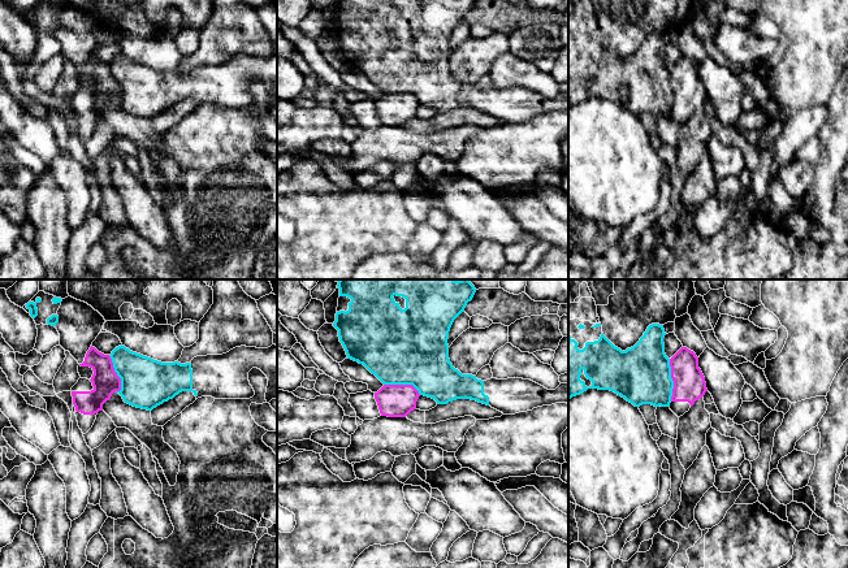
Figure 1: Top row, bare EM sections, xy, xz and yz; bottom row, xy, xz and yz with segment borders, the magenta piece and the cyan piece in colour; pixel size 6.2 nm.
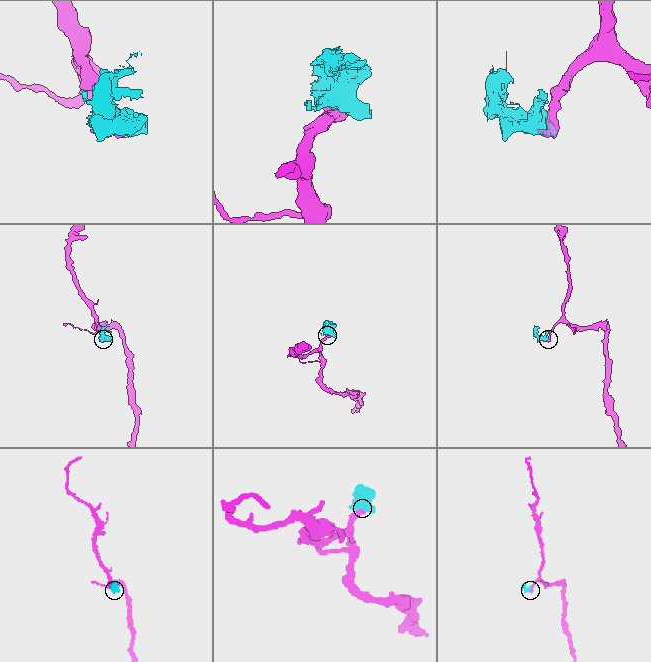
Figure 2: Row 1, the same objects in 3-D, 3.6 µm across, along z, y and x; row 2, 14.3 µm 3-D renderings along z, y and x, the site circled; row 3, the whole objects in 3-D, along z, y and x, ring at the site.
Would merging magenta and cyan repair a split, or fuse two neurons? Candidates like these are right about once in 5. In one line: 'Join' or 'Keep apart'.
Keep apart

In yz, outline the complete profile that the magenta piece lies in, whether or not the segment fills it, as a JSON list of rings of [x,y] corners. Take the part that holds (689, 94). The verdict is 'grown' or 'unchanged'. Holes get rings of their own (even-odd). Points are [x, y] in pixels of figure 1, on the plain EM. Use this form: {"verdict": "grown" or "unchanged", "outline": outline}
{"verdict": "grown", "outline": [[[682,56],[670,68],[670,75],[674,90],[670,118],[680,126],[705,104],[706,91],[698,77],[698,66],[687,56]]]}

